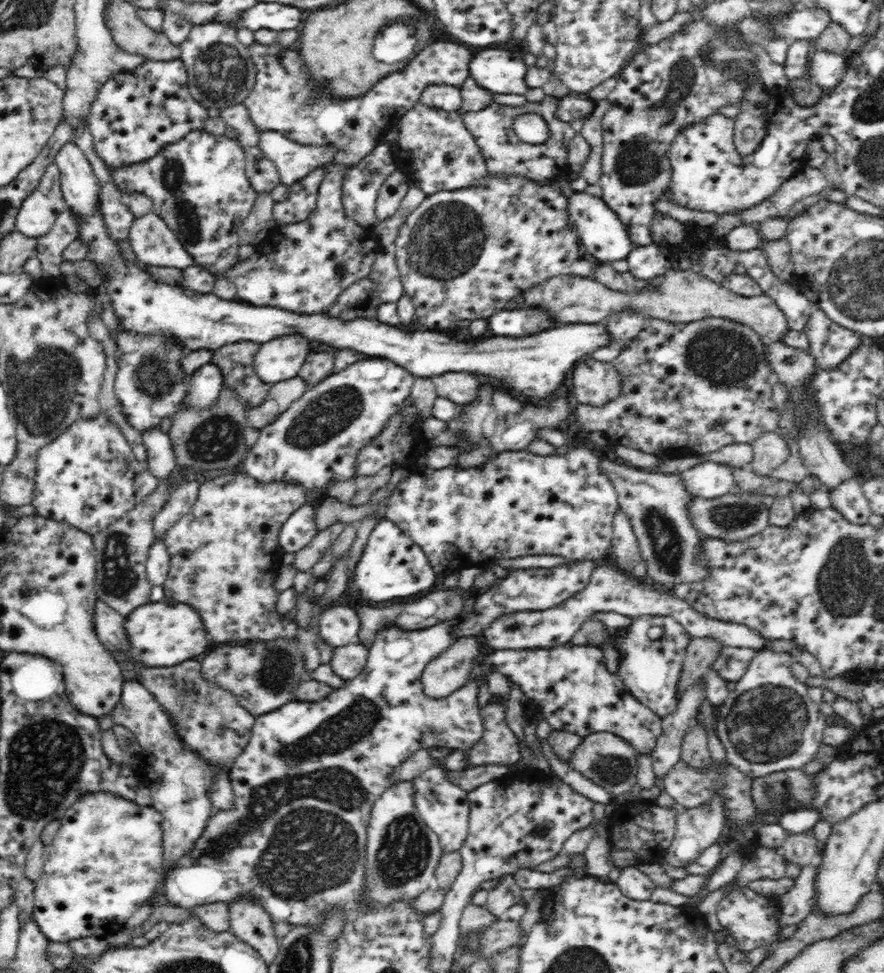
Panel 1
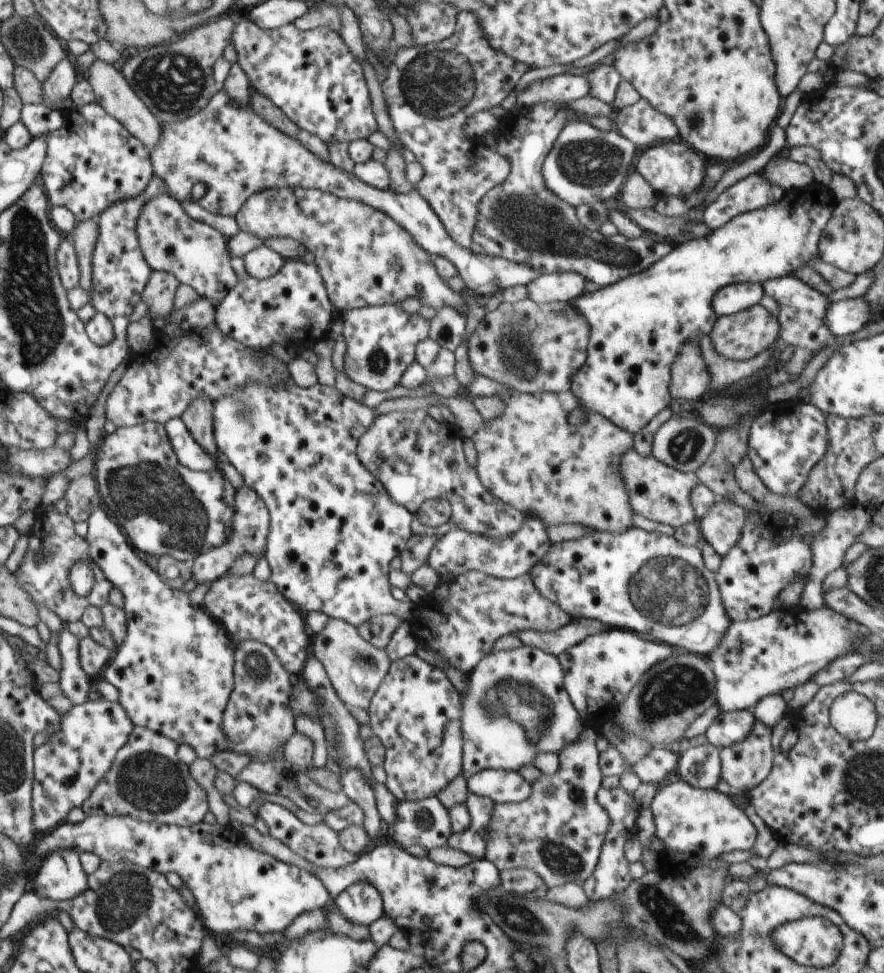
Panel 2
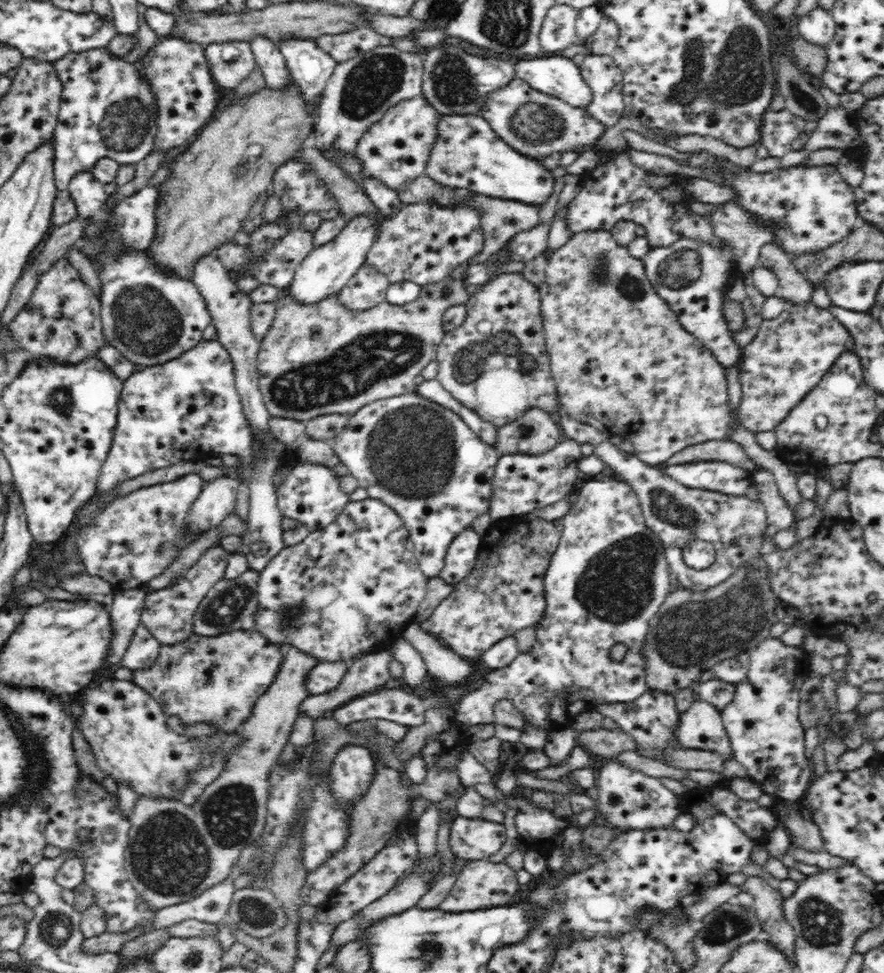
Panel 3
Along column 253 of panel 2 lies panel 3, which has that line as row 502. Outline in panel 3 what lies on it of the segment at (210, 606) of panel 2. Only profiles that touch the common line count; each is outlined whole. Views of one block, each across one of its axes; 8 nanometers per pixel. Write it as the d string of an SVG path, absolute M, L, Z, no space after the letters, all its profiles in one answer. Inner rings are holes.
M618 478L614 480L590 480L579 486L580 492L574 506L561 520L563 531L560 543L551 558L547 572L543 578L543 594L545 595L546 604L543 610L542 620L538 621L535 626L535 640L528 652L519 653L515 659L505 667L490 670L486 675L485 681L477 688L466 693L453 707L454 719L463 725L494 723L493 706L494 703L506 699L513 702L515 708L521 713L522 719L525 720L525 728L521 732L520 742L531 749L542 749L546 746L546 738L550 732L558 728L567 728L573 724L573 720L582 711L595 708L598 704L625 703L636 700L642 696L649 688L645 683L645 656L643 656L643 646L645 645L646 634L650 628L650 620L662 606L666 596L670 592L670 568L666 557L664 557L664 545L658 536L648 529L638 496L635 495L632 486L624 483ZM623 645L627 648L626 654L622 660L610 659L610 650L614 646Z

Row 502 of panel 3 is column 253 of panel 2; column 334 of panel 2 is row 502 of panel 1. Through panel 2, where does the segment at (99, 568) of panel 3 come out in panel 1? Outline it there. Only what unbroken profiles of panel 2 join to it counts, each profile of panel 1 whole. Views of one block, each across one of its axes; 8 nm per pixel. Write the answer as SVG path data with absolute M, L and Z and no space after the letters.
M188 481L186 484L178 485L171 492L170 499L166 505L156 514L154 521L154 538L155 542L158 539L164 538L166 532L182 519L182 516L189 514L197 502L199 494L199 483Z

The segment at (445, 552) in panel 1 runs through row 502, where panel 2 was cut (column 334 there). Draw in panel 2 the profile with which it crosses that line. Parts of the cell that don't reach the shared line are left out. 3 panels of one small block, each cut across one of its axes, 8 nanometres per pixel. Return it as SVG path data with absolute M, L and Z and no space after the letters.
M250 382L250 385L242 386L237 392L228 394L225 398L216 398L212 400L214 409L212 410L212 420L214 420L213 432L220 455L224 457L229 464L232 464L244 480L244 487L254 490L264 504L266 504L269 512L268 538L266 542L266 552L264 558L270 566L270 582L276 586L276 590L296 607L300 612L306 610L319 611L332 619L339 619L354 627L358 627L364 622L374 618L374 616L396 614L400 616L404 622L409 622L414 616L414 606L417 606L417 615L432 611L430 608L422 608L419 604L414 604L410 599L398 601L391 594L391 584L389 582L390 562L395 556L407 548L407 543L413 536L411 532L411 523L414 516L402 508L402 506L392 502L390 496L386 492L386 488L382 488L382 484L374 478L358 460L356 454L358 440L362 434L372 426L372 422L377 418L374 409L358 403L348 396L343 397L335 387L322 386L317 383L314 387L300 388L292 382L290 384L278 384L278 386L262 386L256 382Z

